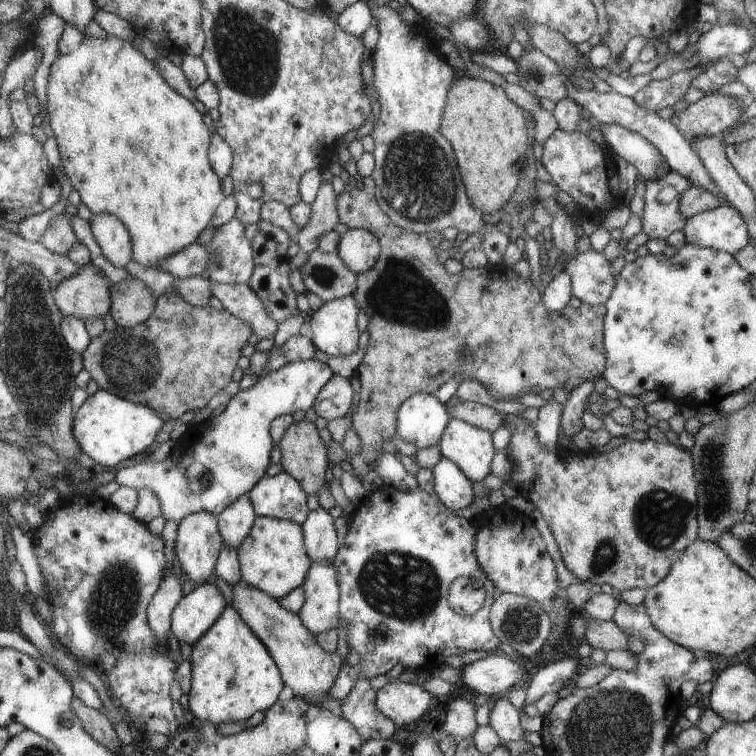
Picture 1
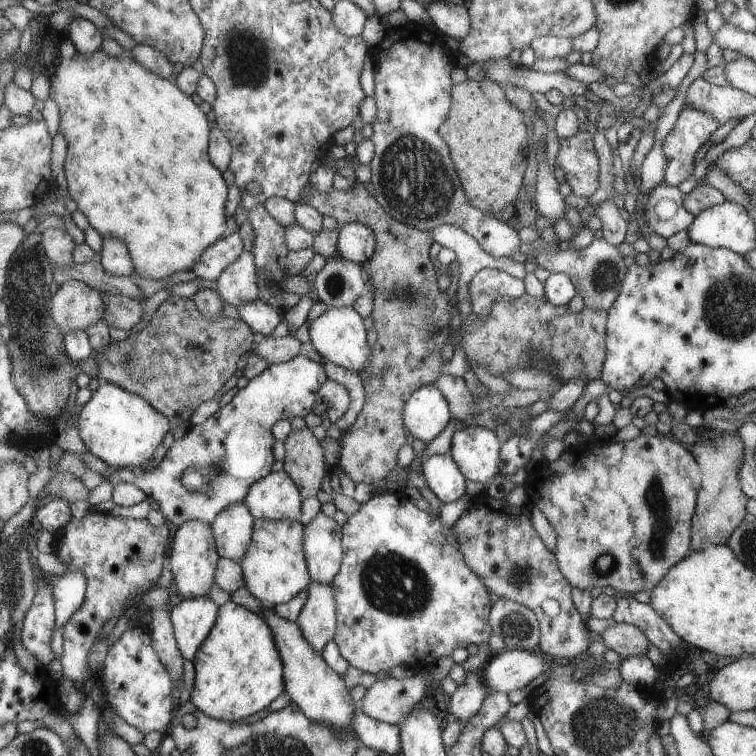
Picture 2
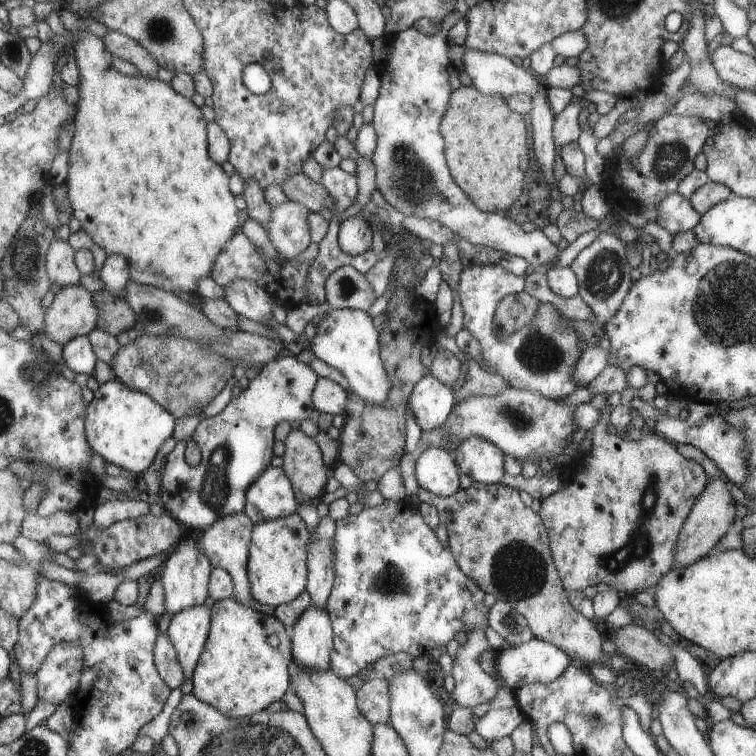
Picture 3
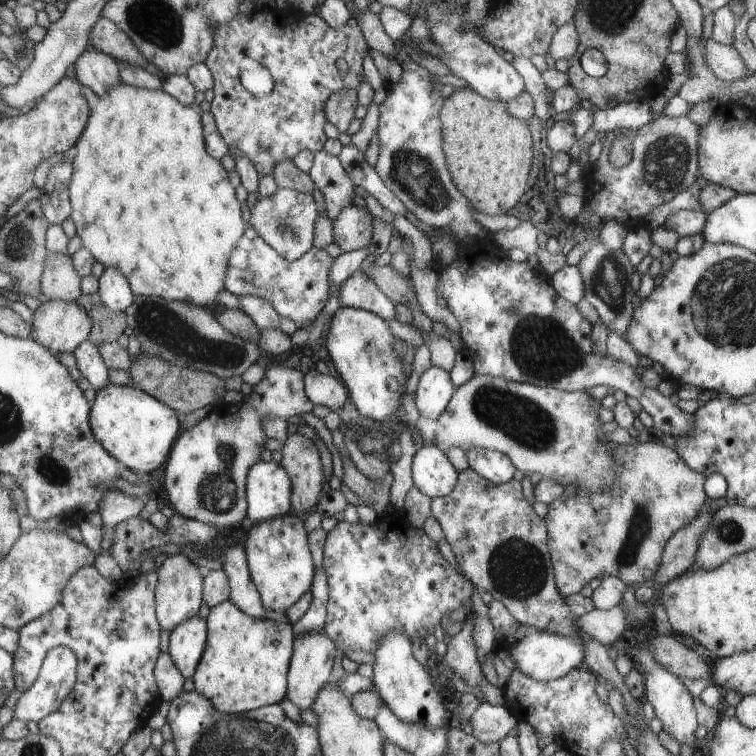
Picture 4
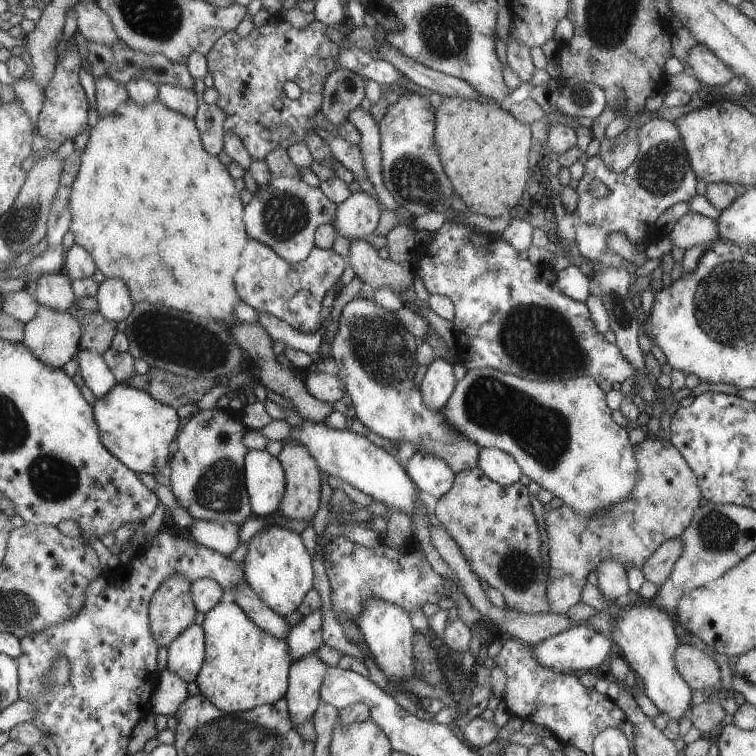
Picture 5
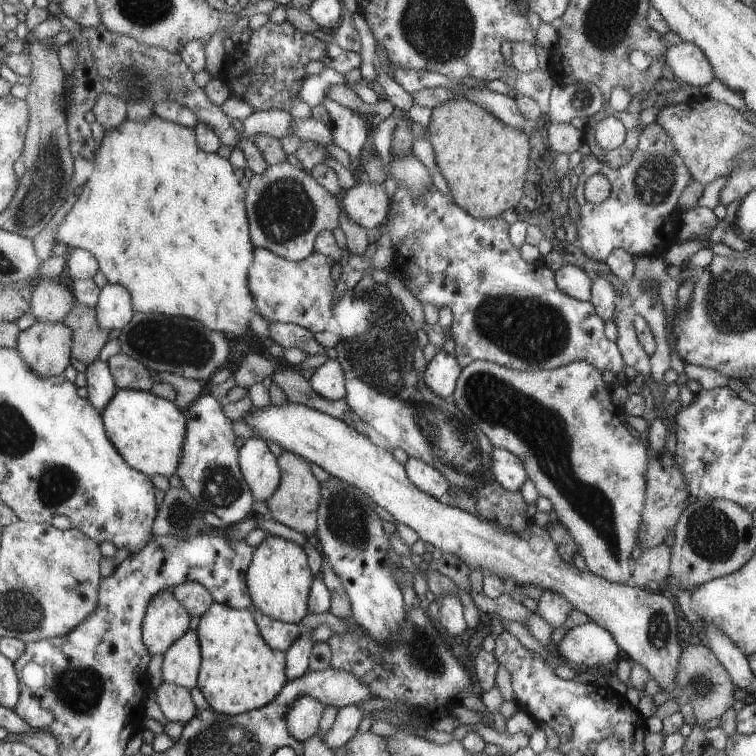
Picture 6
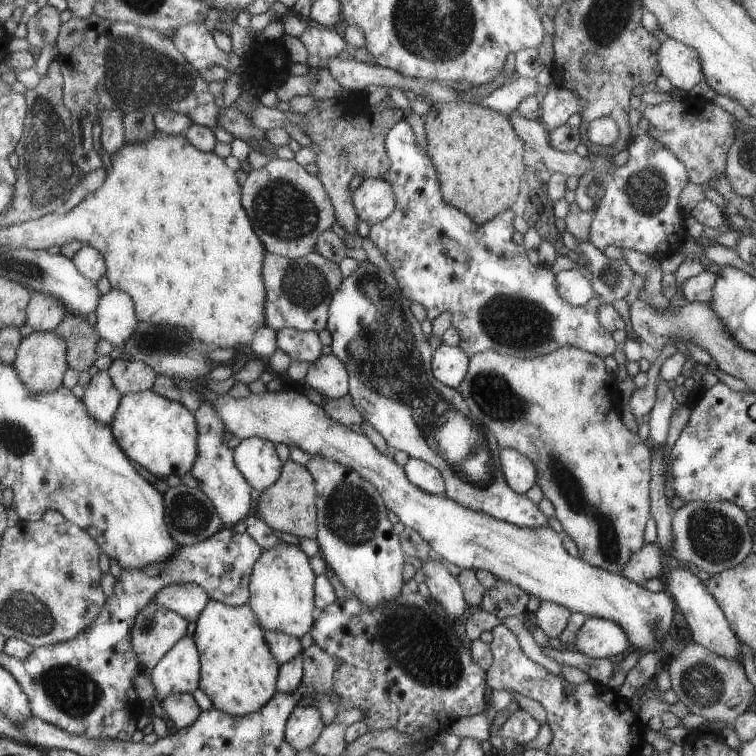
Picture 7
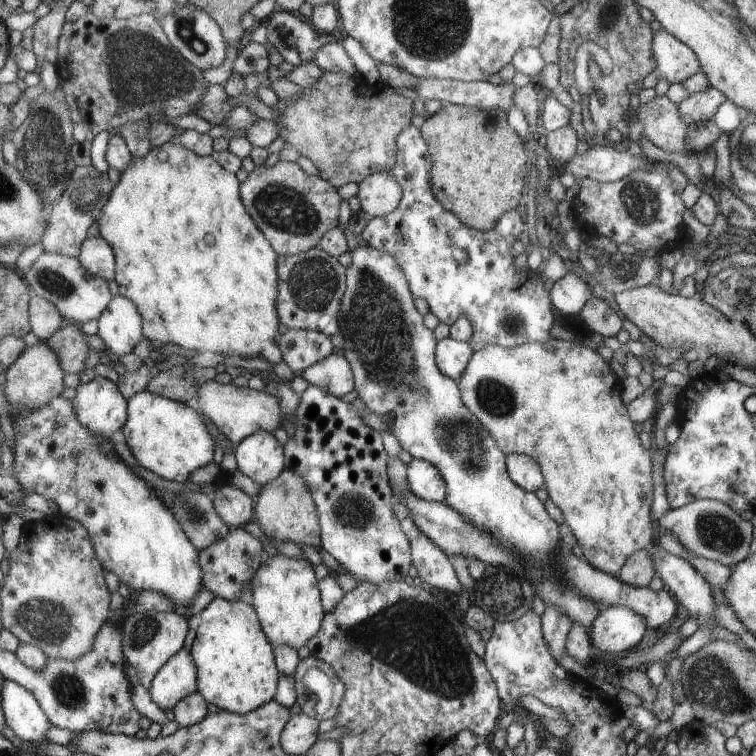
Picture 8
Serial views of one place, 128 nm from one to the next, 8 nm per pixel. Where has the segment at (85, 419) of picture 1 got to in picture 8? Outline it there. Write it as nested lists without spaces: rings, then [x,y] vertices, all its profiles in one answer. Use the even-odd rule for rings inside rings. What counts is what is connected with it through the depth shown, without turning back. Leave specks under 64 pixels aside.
[[[145,390],[127,398],[126,422],[120,431],[139,466],[165,480],[185,482],[195,468],[205,466],[213,456],[213,440],[199,415],[185,403]]]

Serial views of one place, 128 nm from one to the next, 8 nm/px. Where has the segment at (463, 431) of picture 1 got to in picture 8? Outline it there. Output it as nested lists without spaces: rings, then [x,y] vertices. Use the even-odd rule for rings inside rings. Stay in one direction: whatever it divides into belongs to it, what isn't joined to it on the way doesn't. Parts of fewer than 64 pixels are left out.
[[[509,453],[506,456],[506,461],[507,474],[514,484],[519,485],[523,490],[534,491],[545,482],[542,469],[530,456]]]

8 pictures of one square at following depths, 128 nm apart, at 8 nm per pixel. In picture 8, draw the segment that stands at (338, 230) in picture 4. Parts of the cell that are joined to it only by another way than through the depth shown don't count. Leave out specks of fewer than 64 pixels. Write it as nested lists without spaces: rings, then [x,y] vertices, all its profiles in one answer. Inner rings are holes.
[[[383,171],[366,176],[358,183],[356,196],[366,217],[380,217],[395,210],[402,189],[388,171]]]

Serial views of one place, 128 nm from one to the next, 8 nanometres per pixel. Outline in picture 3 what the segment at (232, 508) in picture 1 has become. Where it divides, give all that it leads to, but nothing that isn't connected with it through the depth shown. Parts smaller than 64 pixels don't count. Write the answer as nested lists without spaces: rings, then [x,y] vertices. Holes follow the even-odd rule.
[[[243,511],[222,516],[215,523],[211,523],[202,532],[202,538],[198,541],[200,549],[211,560],[213,568],[223,567],[230,575],[234,584],[233,599],[239,601],[242,605],[249,606],[253,600],[250,595],[249,583],[246,573],[246,558],[248,555],[248,544],[250,541],[250,532],[252,531],[252,522],[245,516]]]

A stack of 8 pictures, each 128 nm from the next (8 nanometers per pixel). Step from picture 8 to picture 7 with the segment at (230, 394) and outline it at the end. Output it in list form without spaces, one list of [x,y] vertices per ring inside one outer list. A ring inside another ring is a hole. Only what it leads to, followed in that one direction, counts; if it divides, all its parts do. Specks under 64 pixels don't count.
[[[207,390],[204,398],[212,402],[227,430],[239,440],[257,437],[273,444],[283,442],[287,447],[296,446],[312,456],[336,462],[358,473],[377,489],[387,510],[391,510],[404,527],[415,530],[443,560],[462,570],[483,569],[497,579],[518,586],[531,597],[563,605],[571,613],[609,619],[624,629],[626,640],[633,648],[659,653],[661,638],[669,630],[673,618],[671,598],[665,594],[665,589],[651,592],[619,573],[608,573],[569,556],[561,545],[562,535],[548,526],[520,527],[468,509],[445,495],[423,492],[407,480],[405,470],[391,456],[377,451],[364,435],[334,421],[305,394],[278,391],[250,393],[248,397],[232,399]]]

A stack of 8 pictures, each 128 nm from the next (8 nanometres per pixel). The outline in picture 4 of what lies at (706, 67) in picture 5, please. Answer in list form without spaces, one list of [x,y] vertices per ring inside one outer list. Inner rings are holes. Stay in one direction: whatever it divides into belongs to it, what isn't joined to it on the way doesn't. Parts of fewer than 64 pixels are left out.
[[[708,38],[703,52],[707,66],[722,81],[731,82],[745,76],[745,64],[732,45],[719,44]]]

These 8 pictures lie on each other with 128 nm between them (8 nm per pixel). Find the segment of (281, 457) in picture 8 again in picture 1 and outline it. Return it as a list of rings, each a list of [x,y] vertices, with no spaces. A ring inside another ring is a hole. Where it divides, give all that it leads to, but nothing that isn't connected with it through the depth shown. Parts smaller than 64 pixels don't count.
[[[284,471],[259,480],[247,496],[255,516],[286,519],[302,525],[309,515],[307,495],[298,482]]]

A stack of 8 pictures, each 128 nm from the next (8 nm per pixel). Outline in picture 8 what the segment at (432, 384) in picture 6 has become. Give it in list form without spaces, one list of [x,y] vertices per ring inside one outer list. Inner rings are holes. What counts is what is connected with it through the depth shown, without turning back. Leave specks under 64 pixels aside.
[[[447,336],[437,341],[434,353],[434,360],[443,376],[457,382],[473,354],[473,349],[466,342],[456,341]]]

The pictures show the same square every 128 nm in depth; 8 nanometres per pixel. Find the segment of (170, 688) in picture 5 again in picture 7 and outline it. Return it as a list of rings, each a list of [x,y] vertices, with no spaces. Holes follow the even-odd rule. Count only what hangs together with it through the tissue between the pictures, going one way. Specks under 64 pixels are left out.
[[[171,693],[159,701],[164,717],[176,729],[193,724],[201,712],[191,693]]]

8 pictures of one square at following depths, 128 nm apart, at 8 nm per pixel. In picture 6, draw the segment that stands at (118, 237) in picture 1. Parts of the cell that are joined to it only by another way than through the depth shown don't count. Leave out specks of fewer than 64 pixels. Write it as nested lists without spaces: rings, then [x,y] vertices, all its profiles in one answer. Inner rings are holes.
[[[106,283],[100,288],[94,311],[98,314],[100,327],[120,330],[134,315],[133,301],[126,288],[118,284]]]

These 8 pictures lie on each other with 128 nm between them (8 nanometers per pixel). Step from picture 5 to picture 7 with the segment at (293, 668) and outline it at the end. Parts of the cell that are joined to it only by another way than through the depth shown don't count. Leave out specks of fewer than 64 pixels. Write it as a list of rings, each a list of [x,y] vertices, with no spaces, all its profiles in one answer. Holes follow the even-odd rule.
[[[295,706],[286,720],[285,739],[291,748],[299,752],[315,742],[323,727],[315,707]]]

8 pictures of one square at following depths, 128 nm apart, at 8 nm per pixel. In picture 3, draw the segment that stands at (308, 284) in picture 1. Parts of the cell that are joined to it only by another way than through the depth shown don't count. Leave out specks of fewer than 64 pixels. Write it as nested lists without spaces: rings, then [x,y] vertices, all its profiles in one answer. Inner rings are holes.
[[[351,265],[337,267],[326,278],[325,294],[331,309],[357,309],[367,313],[376,299],[370,280]]]

